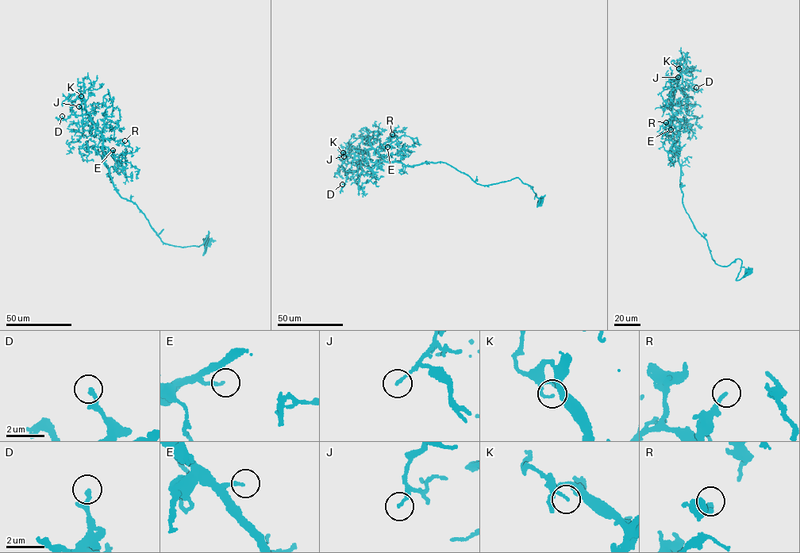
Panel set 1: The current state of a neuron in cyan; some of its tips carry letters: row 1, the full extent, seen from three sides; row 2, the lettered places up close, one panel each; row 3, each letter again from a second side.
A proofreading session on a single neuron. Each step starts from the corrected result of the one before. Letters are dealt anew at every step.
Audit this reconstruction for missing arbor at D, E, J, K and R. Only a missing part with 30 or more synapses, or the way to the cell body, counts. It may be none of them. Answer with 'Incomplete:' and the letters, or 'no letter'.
Incomplete: E, R

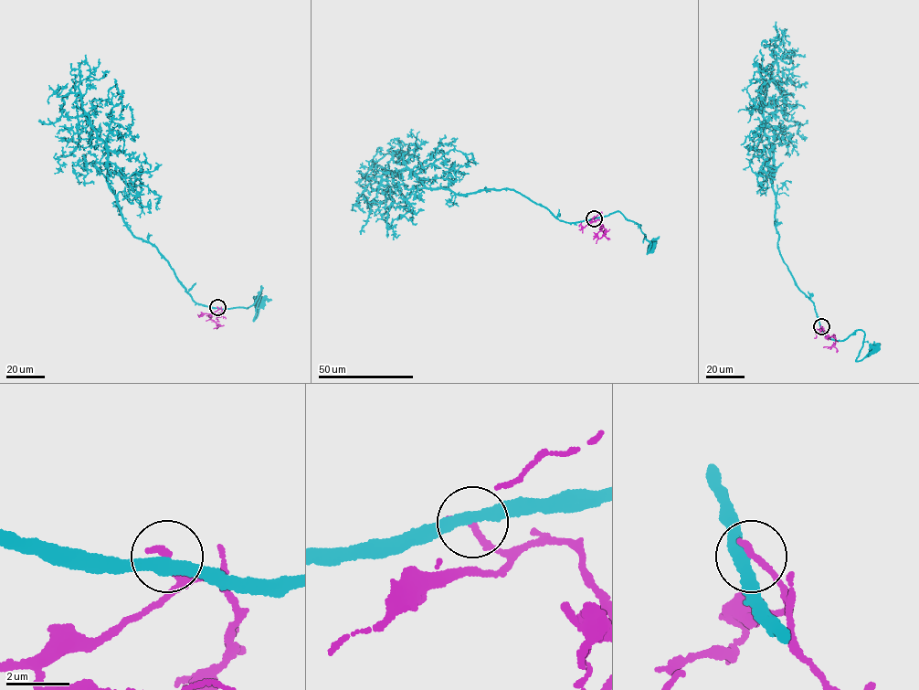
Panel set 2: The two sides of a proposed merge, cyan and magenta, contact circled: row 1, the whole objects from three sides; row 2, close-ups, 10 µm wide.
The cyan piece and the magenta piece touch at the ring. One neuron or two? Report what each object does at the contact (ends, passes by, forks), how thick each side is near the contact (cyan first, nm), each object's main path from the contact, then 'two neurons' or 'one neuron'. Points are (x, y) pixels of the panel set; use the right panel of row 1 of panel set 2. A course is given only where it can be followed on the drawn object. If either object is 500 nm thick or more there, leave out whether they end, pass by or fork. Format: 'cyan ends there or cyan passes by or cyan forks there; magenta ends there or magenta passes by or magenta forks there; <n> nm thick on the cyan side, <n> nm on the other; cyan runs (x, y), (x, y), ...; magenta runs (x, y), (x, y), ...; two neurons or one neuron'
cyan passes by; magenta ends there; 360 nm thick on the cyan side, 260 nm on the other; cyan runs (821, 327), (827, 336), (840, 341), (861, 330), (864, 339), (857, 361), (874, 349); magenta runs (821, 327), (836, 340), (831, 346), (823, 347); two neurons

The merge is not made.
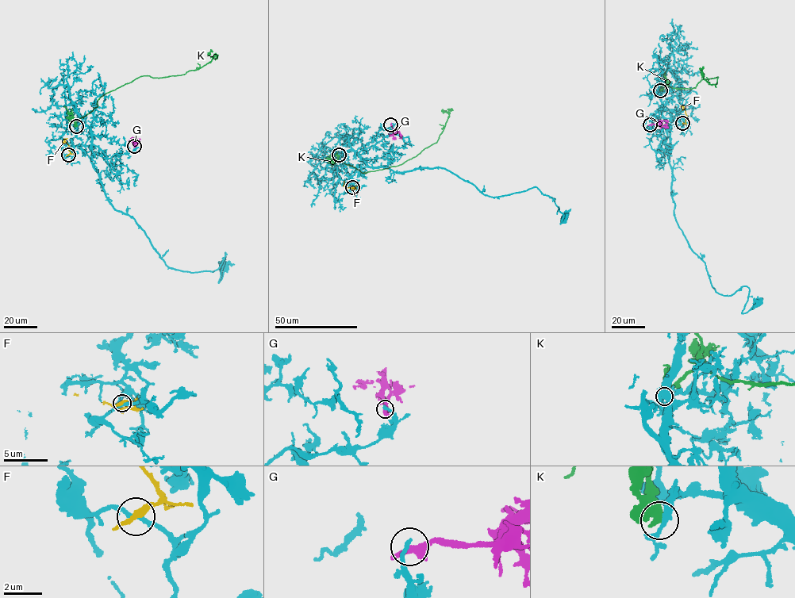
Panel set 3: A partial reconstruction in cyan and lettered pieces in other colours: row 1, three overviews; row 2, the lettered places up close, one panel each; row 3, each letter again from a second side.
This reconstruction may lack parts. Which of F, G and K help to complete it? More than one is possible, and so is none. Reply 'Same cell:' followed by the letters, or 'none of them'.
Same cell: none of them

